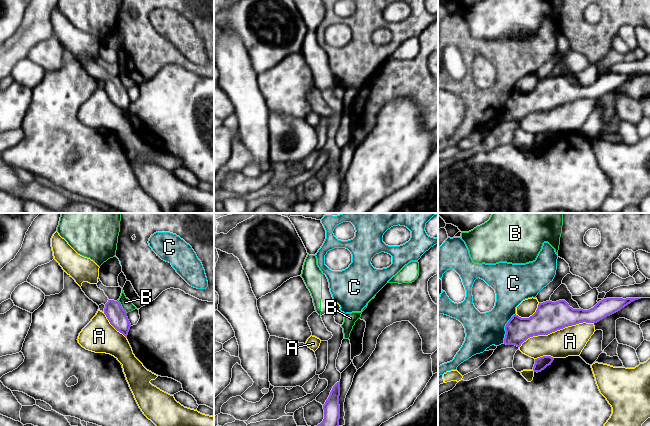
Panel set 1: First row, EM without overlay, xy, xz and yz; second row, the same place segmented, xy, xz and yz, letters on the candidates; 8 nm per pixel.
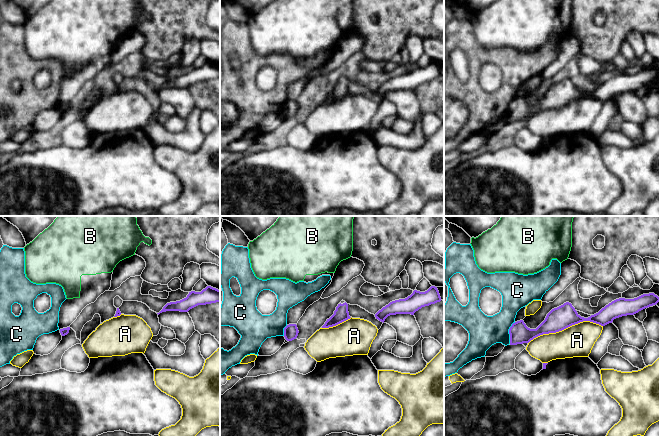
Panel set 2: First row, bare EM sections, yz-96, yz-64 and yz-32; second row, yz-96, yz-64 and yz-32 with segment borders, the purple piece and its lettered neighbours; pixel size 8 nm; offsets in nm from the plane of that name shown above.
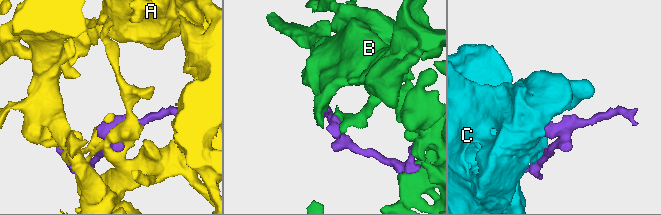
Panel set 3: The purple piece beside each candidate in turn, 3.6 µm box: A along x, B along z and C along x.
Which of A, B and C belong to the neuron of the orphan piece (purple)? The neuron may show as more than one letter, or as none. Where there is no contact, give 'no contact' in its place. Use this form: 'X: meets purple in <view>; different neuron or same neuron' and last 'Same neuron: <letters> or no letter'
A: meets purple in yz; different neuron
B: meets purple in xy; different neuron
C: meets purple in yz; different neuron
Same neuron: no letter

